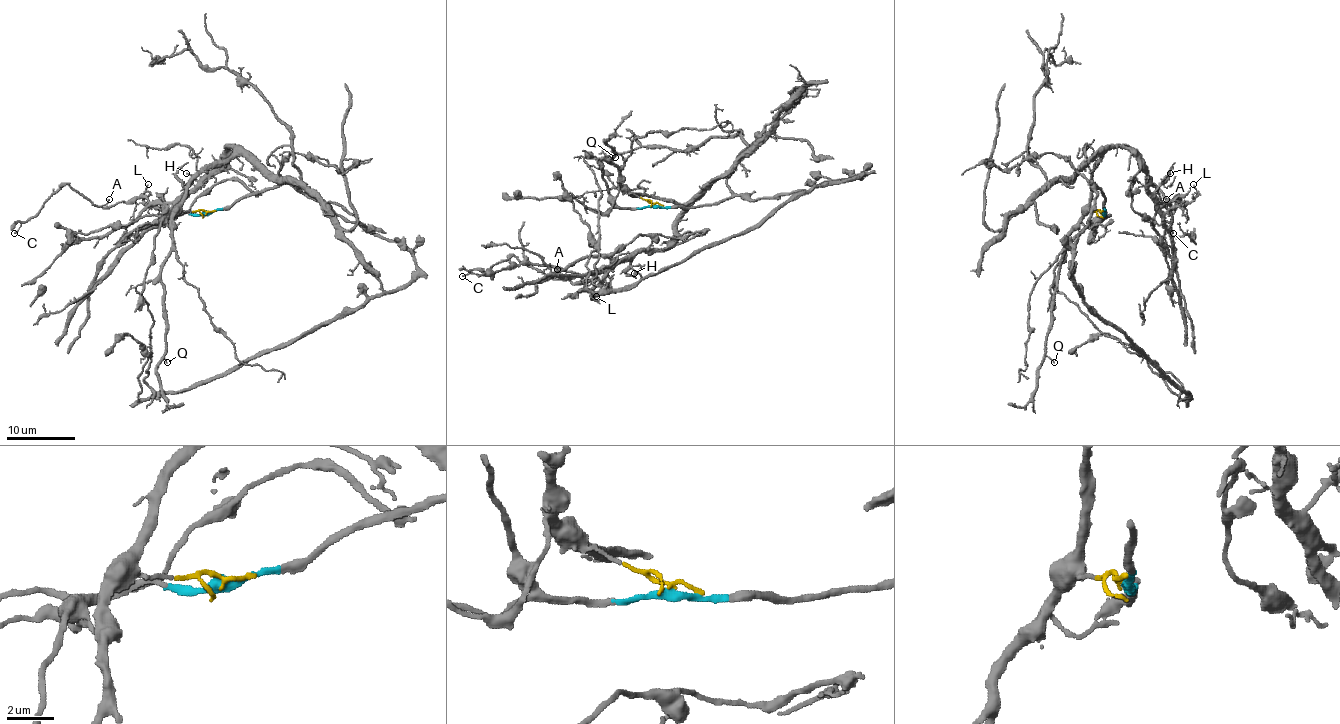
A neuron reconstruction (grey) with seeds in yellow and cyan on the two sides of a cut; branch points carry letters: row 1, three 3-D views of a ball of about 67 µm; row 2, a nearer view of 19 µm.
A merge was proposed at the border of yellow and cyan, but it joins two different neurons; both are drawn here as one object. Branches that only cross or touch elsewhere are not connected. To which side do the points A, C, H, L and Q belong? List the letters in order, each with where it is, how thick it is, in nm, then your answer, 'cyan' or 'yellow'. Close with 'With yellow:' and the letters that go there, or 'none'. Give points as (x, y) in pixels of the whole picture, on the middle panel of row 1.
A: place (557, 269); calibre 100 nm; yellow
C: place (462, 276); calibre 110 nm; yellow
H: place (634, 273); calibre 110 nm; yellow
L: place (596, 296); calibre 110 nm; yellow
Q: place (615, 157); calibre 110 nm; yellow
With yellow: A, C, H, L, Q

